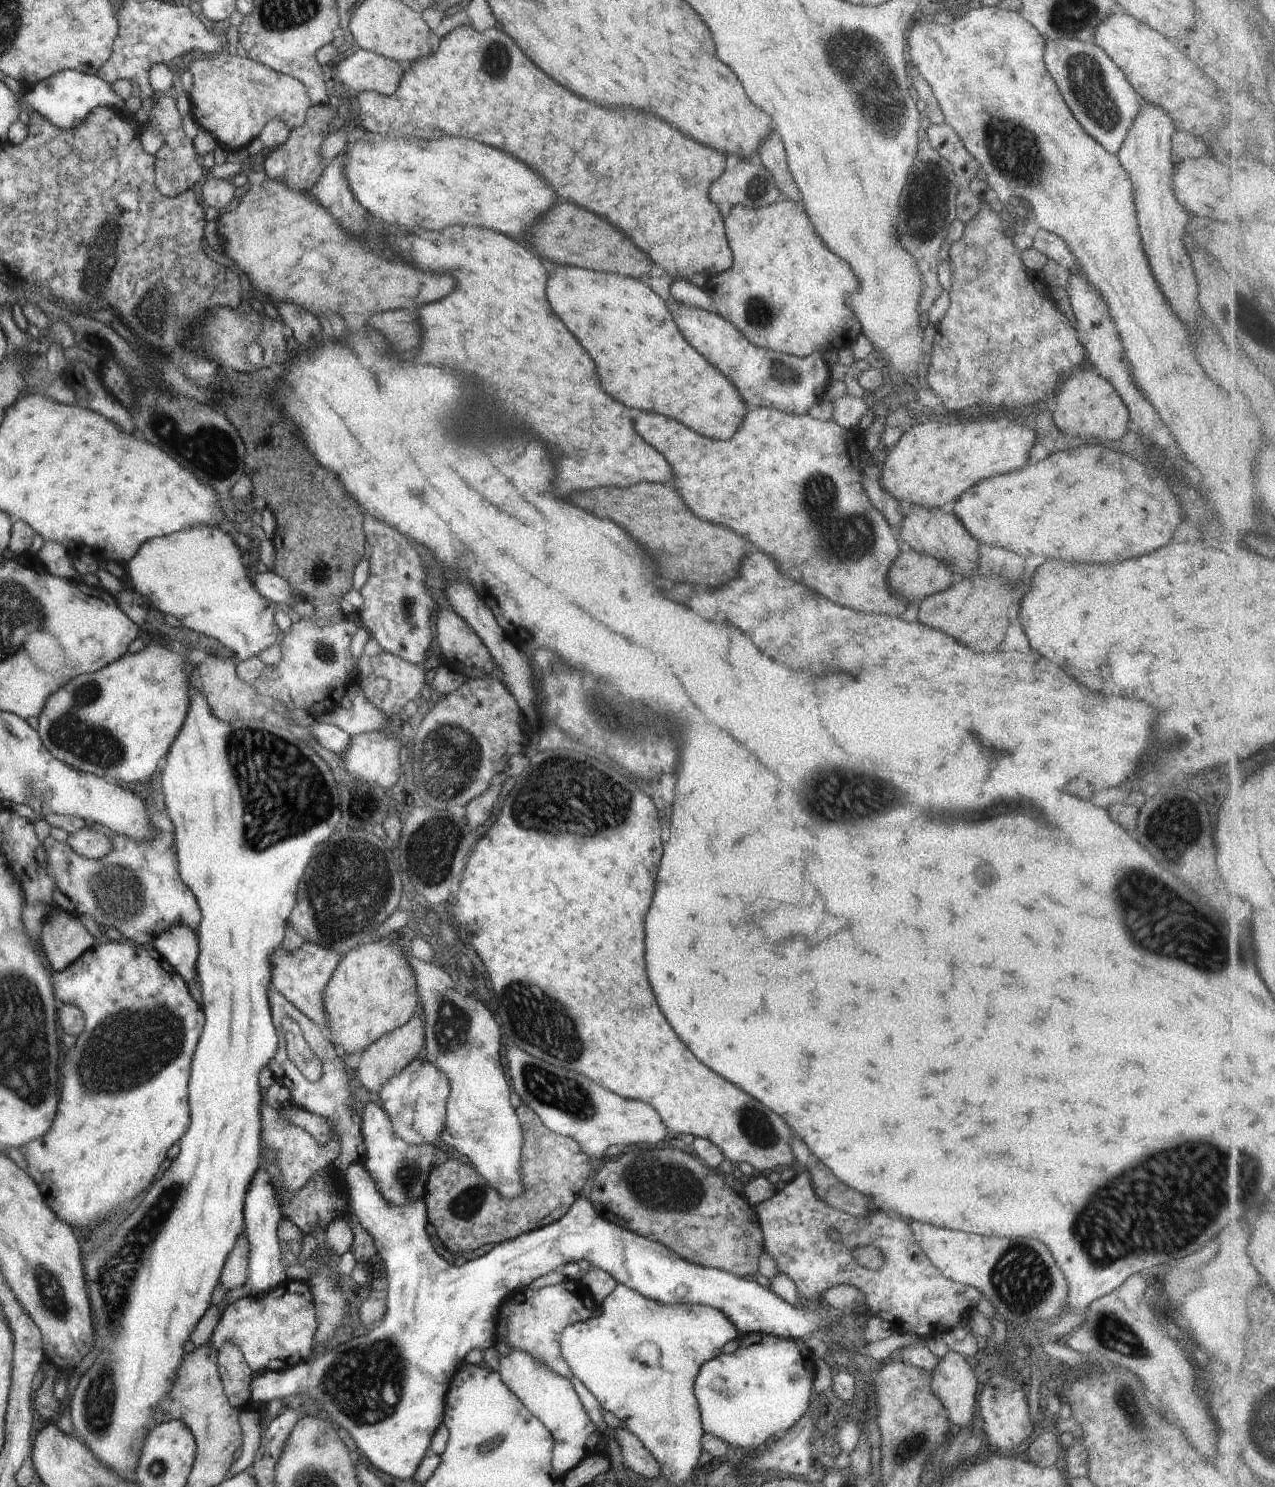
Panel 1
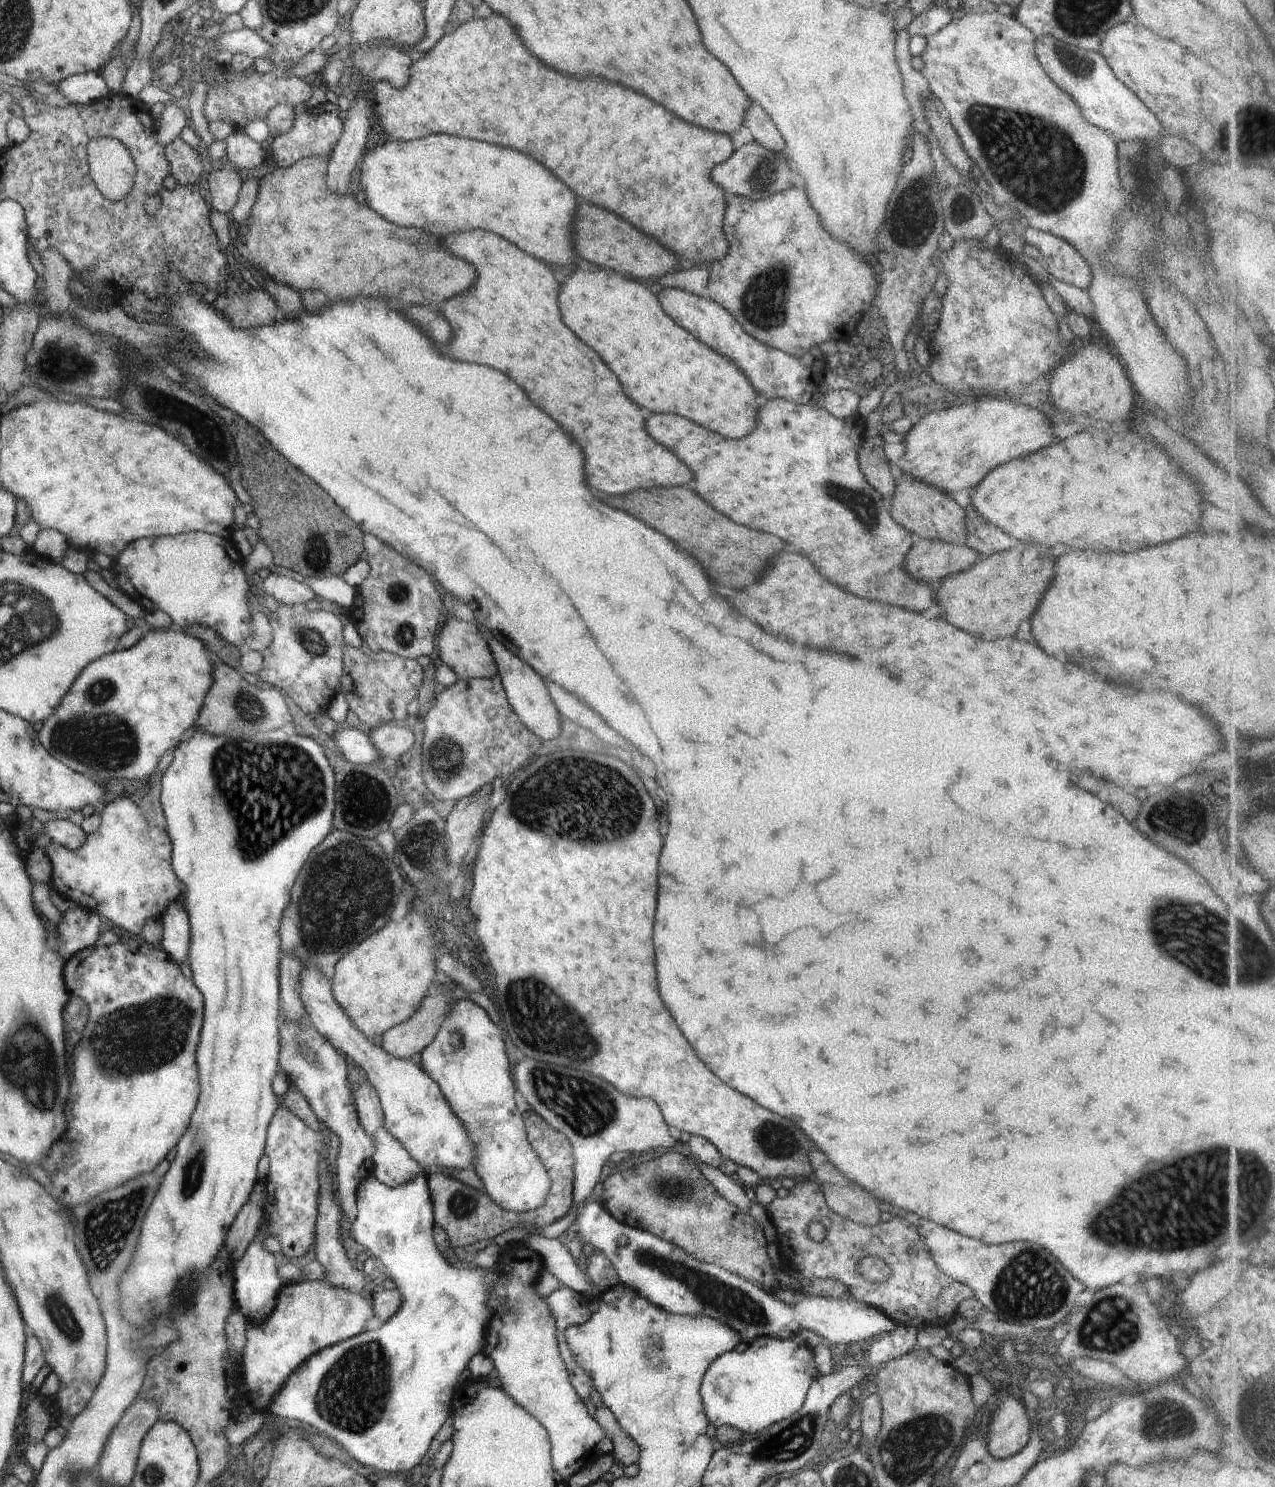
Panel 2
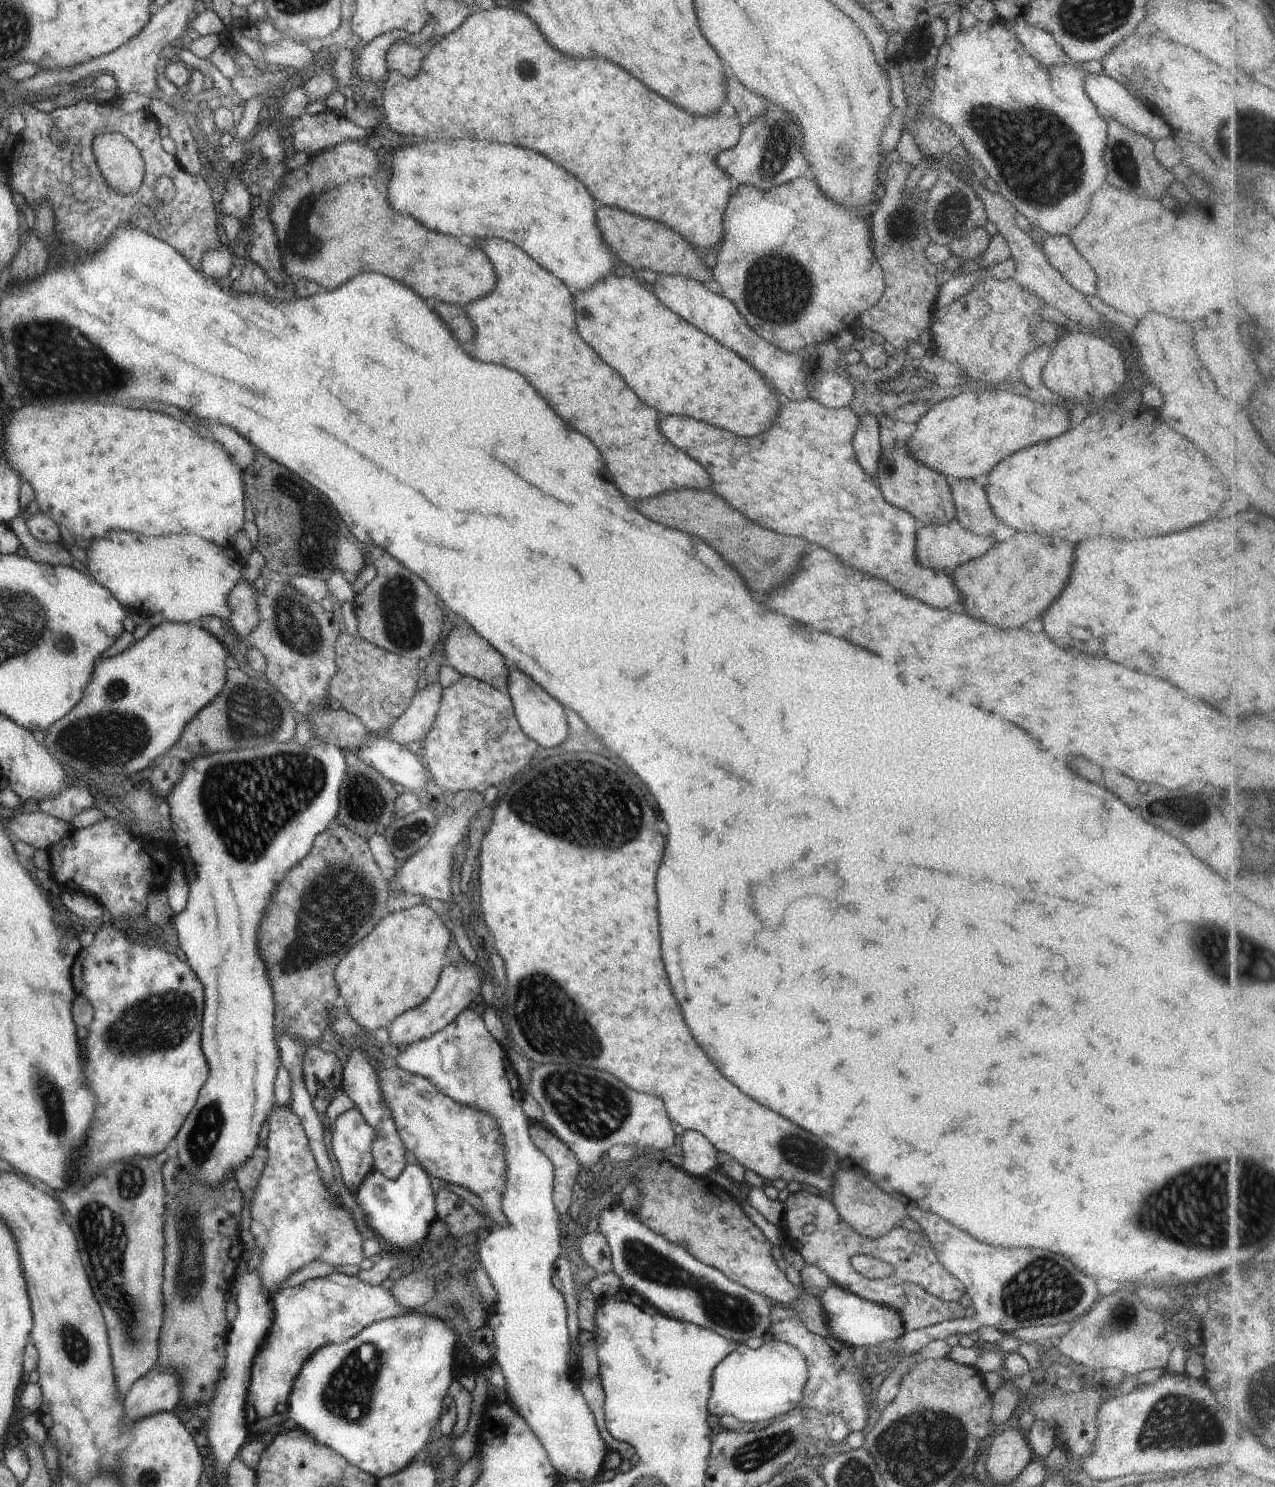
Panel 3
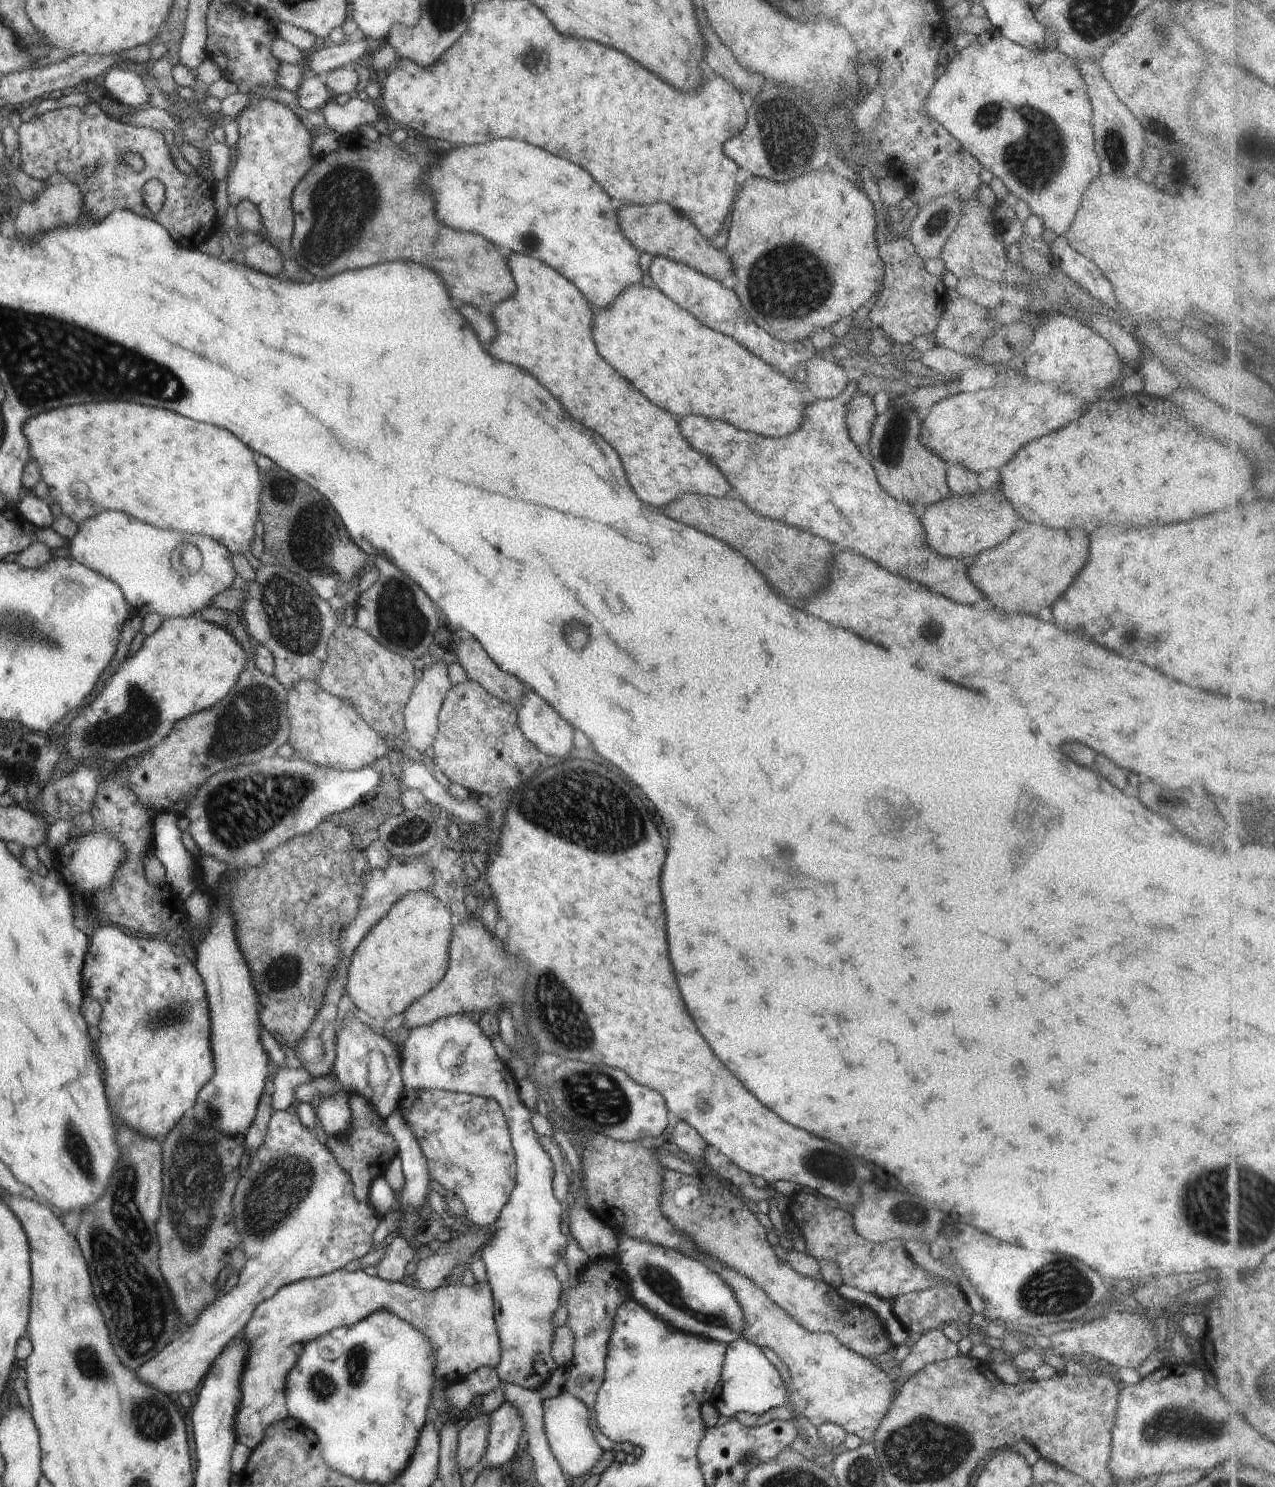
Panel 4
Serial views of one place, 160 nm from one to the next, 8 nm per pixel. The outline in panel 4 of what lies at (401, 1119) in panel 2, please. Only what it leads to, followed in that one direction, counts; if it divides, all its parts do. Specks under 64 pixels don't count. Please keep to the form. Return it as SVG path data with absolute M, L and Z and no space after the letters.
M406 1088L401 1092L397 1106L400 1107L406 1124L416 1136L418 1146L426 1157L431 1178L463 1202L467 1212L465 1223L473 1222L480 1227L492 1226L506 1206L510 1193L515 1189L517 1173L515 1150L501 1106L494 1099L466 1093Z

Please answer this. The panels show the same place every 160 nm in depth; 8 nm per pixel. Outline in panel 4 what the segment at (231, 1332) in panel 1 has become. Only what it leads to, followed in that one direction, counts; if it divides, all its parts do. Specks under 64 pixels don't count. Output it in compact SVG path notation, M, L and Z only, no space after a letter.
M343 1268L316 1278L293 1282L279 1288L272 1298L258 1303L240 1336L247 1344L247 1357L241 1378L241 1401L235 1418L237 1442L255 1449L262 1442L270 1425L290 1418L284 1386L288 1372L294 1368L309 1342L328 1334L331 1330L354 1326L371 1314L382 1311L388 1311L409 1322L431 1340L435 1350L435 1378L444 1380L447 1385L480 1367L495 1369L500 1362L500 1339L493 1318L493 1294L488 1282L476 1282L473 1286L462 1283L449 1286L442 1284L435 1291L426 1292L401 1283L388 1282L378 1276L370 1276L363 1270L348 1272Z

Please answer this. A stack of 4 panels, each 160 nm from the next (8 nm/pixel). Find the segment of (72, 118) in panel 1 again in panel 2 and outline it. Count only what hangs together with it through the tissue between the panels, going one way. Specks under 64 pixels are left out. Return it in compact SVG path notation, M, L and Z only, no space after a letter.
M88 71L62 79L56 84L62 96L70 100L70 104L88 106L100 99L109 97L110 92L102 73Z

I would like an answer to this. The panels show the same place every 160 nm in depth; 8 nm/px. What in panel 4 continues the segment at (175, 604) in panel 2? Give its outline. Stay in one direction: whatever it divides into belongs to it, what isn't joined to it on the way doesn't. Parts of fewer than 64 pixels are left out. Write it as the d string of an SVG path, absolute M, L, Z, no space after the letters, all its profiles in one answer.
M106 510L100 512L100 514L92 516L92 518L86 518L84 522L80 522L74 538L68 540L68 548L70 549L70 554L73 560L86 566L86 568L90 568L90 570L94 570L94 572L98 572L98 574L102 574L104 578L116 582L116 584L120 586L120 590L122 590L122 594L124 594L124 598L126 598L126 602L128 602L130 609L134 610L141 616L147 615L148 613L161 614L164 619L170 617L197 616L202 608L214 605L212 599L216 597L216 594L228 590L232 586L234 578L236 578L235 570L231 561L232 554L222 546L218 540L214 540L214 538L210 538L210 536L208 536L208 538L206 538L206 536L198 536L196 532L166 532L166 530L158 530L158 528L152 528L152 526L140 524L140 522L128 518L126 514L116 514L116 512L106 512Z

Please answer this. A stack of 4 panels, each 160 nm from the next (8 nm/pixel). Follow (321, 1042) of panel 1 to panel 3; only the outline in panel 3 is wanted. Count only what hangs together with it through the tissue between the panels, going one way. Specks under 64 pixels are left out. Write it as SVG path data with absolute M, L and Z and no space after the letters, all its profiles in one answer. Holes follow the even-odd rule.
M316 1043L308 1045L302 1066L314 1108L318 1114L324 1114L342 1088L343 1064L334 1053L325 1052L324 1047ZM354 1110L339 1116L331 1131L333 1152L342 1180L350 1194L356 1196L365 1175L375 1170L371 1148L377 1132L360 1112Z

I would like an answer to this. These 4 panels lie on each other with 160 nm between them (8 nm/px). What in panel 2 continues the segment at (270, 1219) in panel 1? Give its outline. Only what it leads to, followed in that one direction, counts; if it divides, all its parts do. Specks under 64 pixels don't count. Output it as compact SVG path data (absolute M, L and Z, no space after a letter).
M260 1229L257 1235L247 1246L242 1258L236 1263L234 1278L234 1296L237 1309L256 1325L262 1325L265 1318L270 1316L277 1303L278 1291L282 1288L282 1280L278 1275L278 1264L274 1255L262 1245L265 1239L265 1232Z

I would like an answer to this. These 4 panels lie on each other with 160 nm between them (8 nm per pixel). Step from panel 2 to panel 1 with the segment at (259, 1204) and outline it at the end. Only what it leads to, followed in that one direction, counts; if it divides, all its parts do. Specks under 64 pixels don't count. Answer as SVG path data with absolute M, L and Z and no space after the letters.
M243 1234L238 1237L235 1247L226 1257L219 1282L228 1291L247 1284L249 1263L249 1240Z

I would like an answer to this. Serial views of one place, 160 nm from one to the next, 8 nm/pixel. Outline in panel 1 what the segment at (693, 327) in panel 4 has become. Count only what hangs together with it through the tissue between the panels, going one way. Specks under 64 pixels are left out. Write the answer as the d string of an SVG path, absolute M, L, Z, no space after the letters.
M556 265L548 274L546 298L564 326L578 338L586 352L598 364L598 378L606 394L614 400L628 404L630 408L664 414L676 418L696 434L712 440L732 438L748 408L729 378L714 368L699 352L696 352L676 328L671 312L658 294L654 294L641 279L616 273Z

